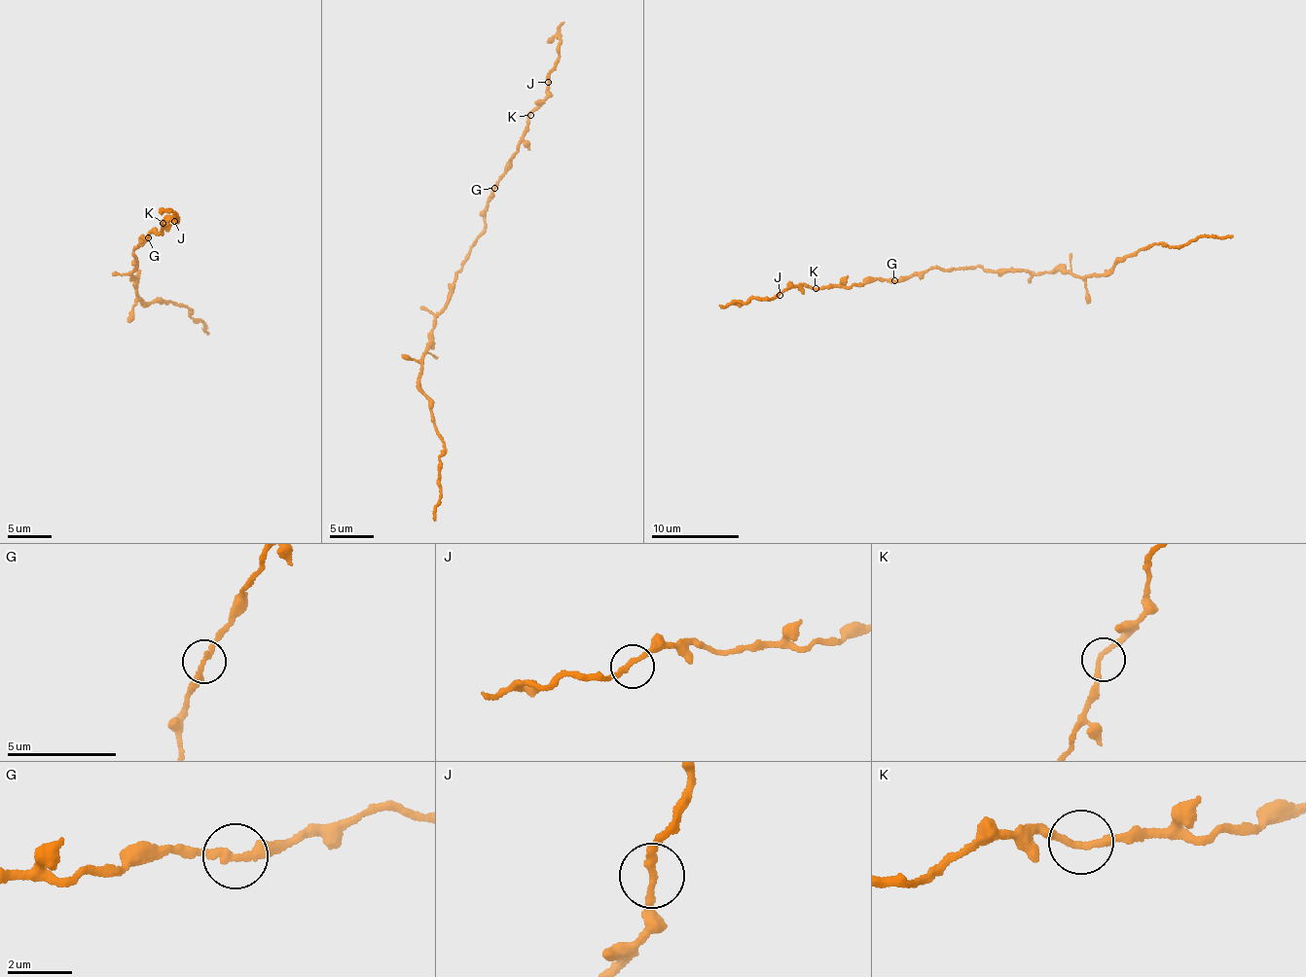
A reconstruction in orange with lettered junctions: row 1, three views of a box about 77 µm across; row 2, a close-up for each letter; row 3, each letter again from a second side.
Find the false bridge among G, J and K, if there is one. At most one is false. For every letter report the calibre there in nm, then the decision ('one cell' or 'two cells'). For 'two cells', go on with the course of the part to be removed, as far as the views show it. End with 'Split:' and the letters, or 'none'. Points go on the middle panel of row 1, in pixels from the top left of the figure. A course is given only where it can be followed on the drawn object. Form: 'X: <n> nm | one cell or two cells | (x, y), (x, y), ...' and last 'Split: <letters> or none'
G: 240 nm | one cell
J: 220 nm | one cell
K: 200 nm | one cell
Split: none

